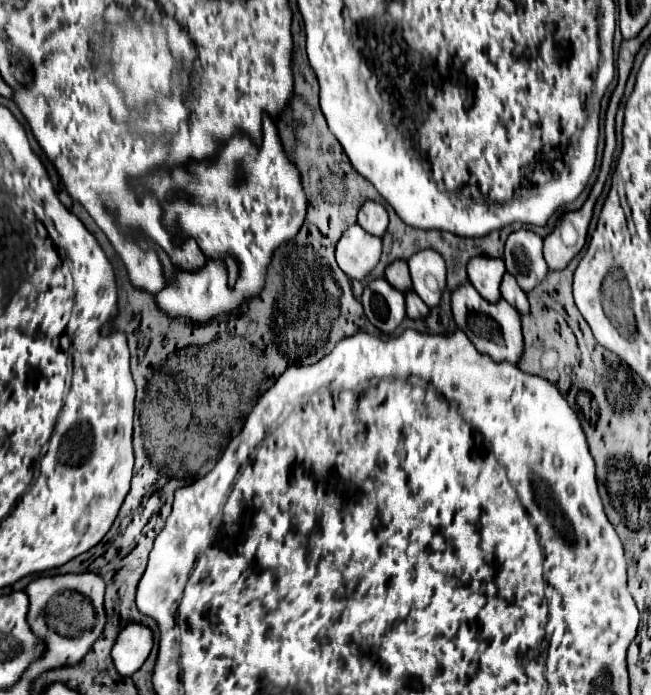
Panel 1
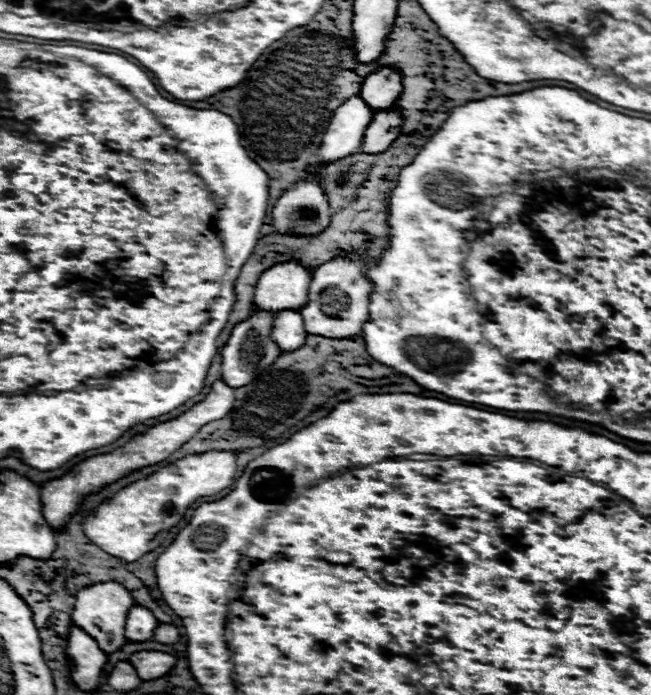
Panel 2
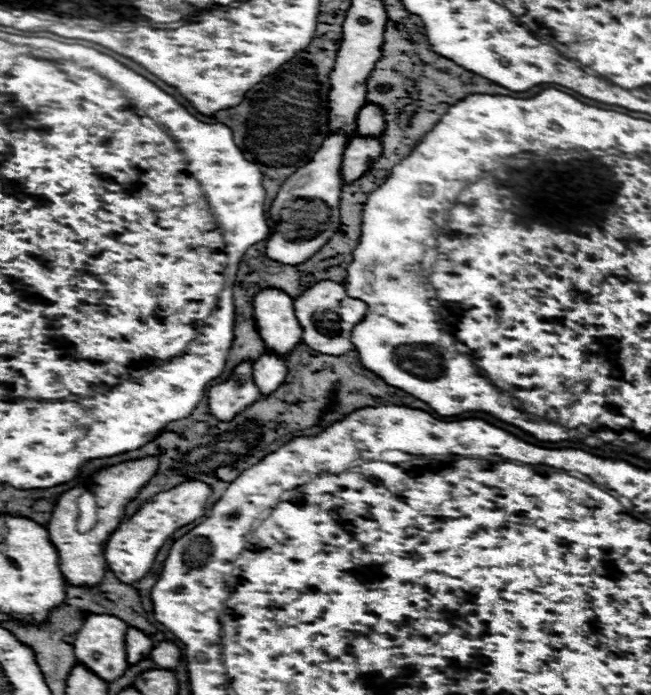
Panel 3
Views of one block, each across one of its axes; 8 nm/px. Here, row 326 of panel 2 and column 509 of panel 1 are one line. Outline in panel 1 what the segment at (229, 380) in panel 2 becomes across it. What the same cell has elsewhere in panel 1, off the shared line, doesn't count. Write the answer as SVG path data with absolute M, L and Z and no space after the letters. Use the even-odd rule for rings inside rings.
M532 230L512 232L504 244L504 264L520 288L530 292L548 272L548 264L542 256L542 238Z

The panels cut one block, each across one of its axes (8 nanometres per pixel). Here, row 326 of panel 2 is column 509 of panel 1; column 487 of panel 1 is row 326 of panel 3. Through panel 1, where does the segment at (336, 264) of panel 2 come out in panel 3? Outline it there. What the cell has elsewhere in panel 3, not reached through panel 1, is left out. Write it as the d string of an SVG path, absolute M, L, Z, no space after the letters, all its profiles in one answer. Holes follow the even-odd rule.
M328 280L316 282L294 302L294 314L302 326L302 342L308 344L314 352L324 352L328 356L344 356L346 352L354 350L350 336L354 326L364 318L366 308L368 306L364 302L346 296L344 284Z

